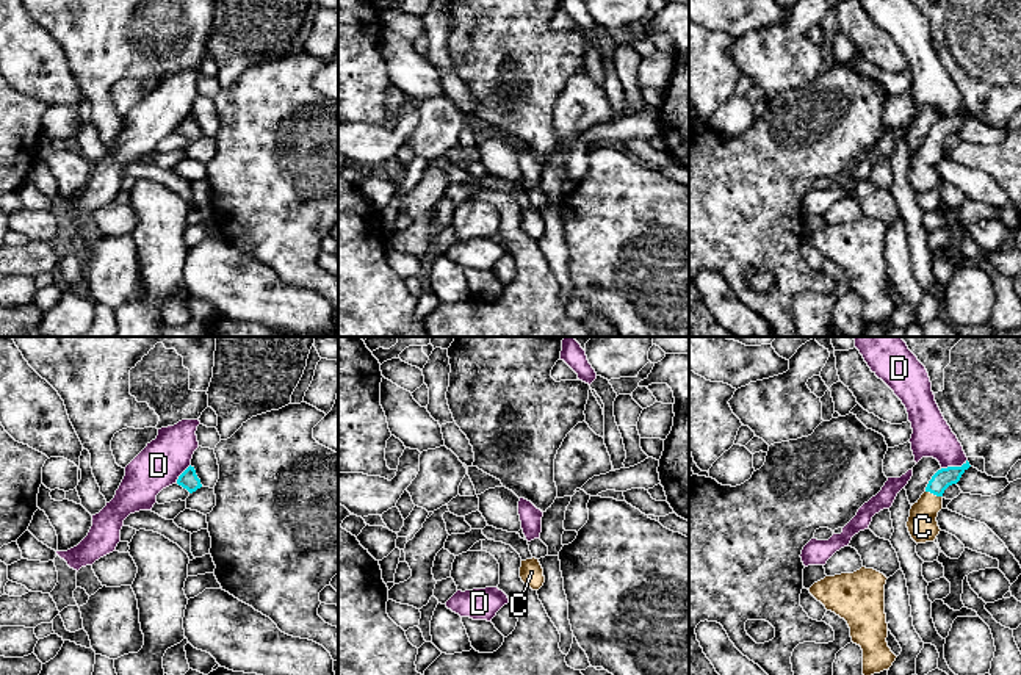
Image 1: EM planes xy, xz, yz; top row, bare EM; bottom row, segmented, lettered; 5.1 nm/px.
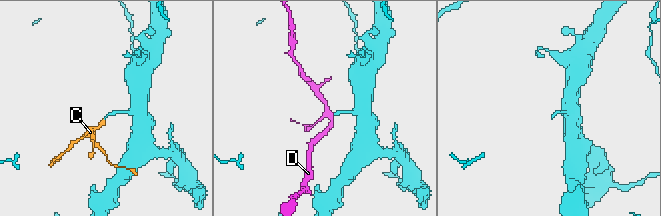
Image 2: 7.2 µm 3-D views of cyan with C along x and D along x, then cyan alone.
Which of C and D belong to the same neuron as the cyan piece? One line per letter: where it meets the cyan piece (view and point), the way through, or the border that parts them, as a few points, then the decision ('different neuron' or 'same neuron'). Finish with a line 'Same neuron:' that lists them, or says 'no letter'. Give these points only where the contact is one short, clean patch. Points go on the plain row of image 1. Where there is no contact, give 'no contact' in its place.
C: contact yz (934, 143); way yz (941, 129), (934, 143), (923, 163), (923, 176); same neuron
D: contact yz (954, 116); border yz (966, 108), (960, 115), (941, 118); different neuron
Same neuron: C

